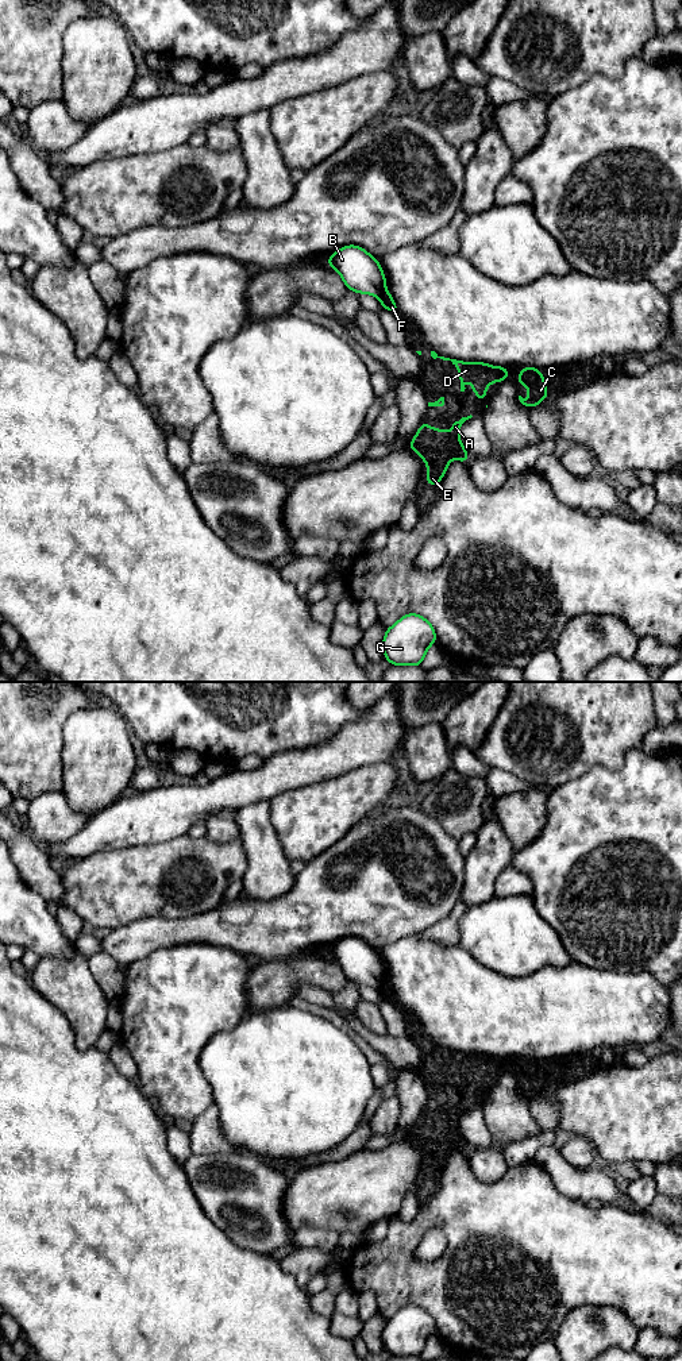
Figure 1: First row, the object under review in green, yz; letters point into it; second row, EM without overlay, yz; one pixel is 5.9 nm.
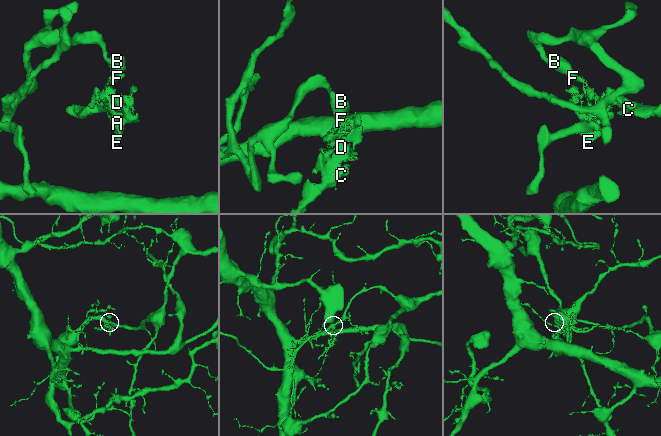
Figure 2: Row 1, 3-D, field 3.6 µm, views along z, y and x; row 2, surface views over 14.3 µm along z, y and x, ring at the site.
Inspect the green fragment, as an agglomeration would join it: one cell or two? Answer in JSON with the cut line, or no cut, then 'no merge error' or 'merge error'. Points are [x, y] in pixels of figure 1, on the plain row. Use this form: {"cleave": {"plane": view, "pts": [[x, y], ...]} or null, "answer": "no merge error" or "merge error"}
{"cleave": {"plane": "yz", "pts": [[385, 980], [378, 989]]}, "answer": "merge error"}

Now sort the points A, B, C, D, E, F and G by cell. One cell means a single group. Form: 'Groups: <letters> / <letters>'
Groups: A C D E F / B G

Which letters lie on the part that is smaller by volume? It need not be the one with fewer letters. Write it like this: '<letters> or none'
A, C, D, E, F

